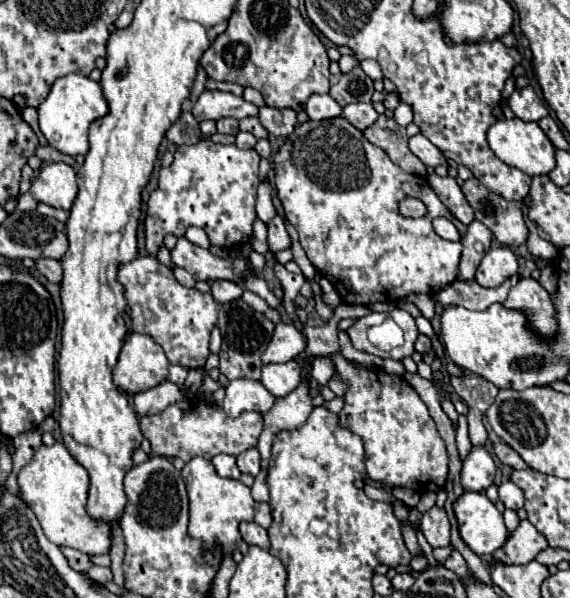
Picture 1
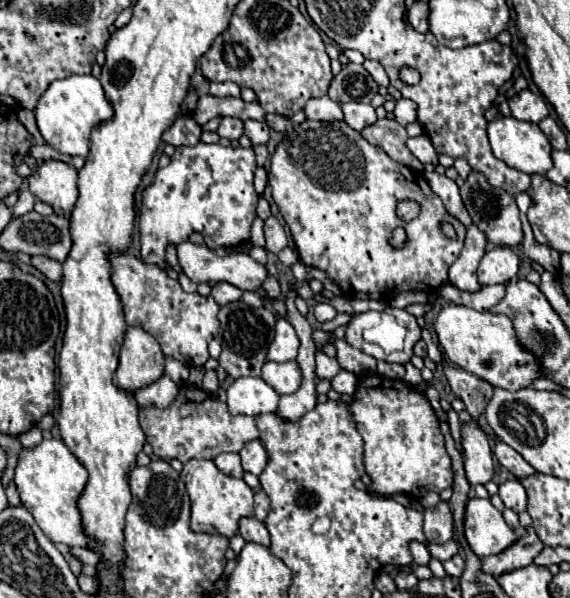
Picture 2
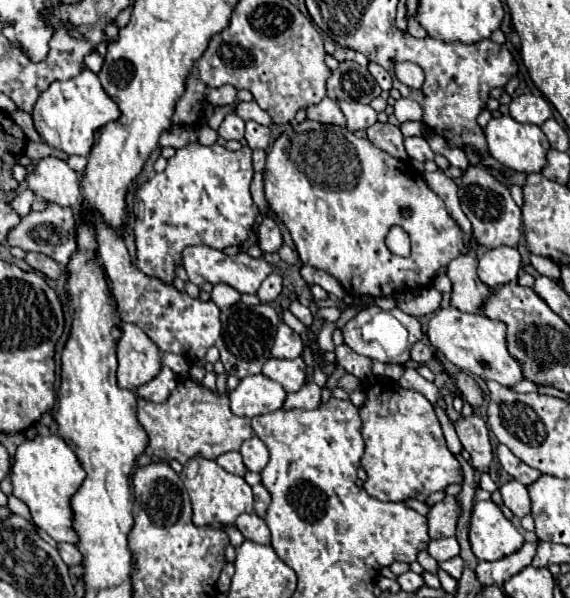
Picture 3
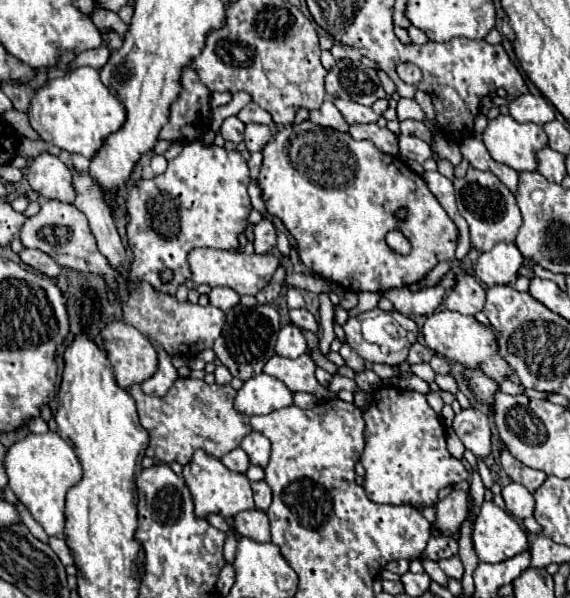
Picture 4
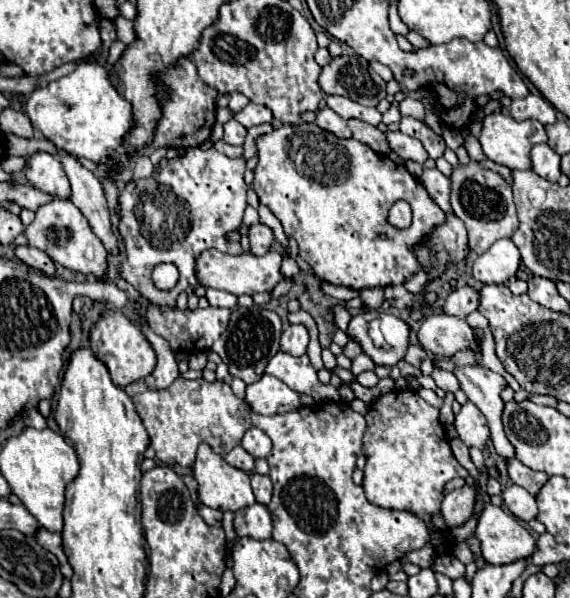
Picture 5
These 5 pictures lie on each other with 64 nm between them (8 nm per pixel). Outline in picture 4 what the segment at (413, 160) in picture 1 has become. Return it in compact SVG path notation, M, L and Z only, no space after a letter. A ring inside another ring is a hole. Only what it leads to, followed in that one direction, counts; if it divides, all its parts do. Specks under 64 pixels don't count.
M356 124L352 126L352 138L354 140L370 140L378 150L398 156L398 136L390 132L386 126L380 128L378 124Z

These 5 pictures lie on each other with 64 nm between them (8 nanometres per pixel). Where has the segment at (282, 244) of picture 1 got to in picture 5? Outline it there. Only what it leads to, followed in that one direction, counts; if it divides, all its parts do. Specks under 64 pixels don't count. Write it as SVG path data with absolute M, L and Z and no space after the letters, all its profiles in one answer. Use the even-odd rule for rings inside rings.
M266 224L252 226L248 238L250 238L250 252L254 256L264 256L270 250L272 242L274 242L274 234Z

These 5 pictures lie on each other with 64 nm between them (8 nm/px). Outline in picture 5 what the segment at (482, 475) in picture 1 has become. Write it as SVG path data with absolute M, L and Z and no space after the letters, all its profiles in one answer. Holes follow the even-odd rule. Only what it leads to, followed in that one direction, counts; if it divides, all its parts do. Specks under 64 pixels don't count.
M466 402L462 406L460 414L454 420L454 428L456 428L460 440L468 448L478 448L478 450L486 448L486 442L490 438L490 428L476 404Z

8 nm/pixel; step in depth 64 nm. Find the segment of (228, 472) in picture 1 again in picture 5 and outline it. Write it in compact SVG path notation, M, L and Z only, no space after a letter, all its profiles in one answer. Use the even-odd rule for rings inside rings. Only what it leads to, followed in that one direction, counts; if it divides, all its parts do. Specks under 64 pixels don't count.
M236 446L234 450L230 450L230 452L224 456L224 460L226 460L230 466L234 466L234 468L238 468L238 470L244 470L244 472L252 472L252 468L254 468L254 458L252 458L242 446Z

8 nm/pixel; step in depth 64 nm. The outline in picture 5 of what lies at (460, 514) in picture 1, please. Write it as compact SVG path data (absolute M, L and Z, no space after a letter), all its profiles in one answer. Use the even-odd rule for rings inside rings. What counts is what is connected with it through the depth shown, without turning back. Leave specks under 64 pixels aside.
M494 504L484 506L474 534L484 560L496 566L530 558L536 548L534 536L514 516Z

